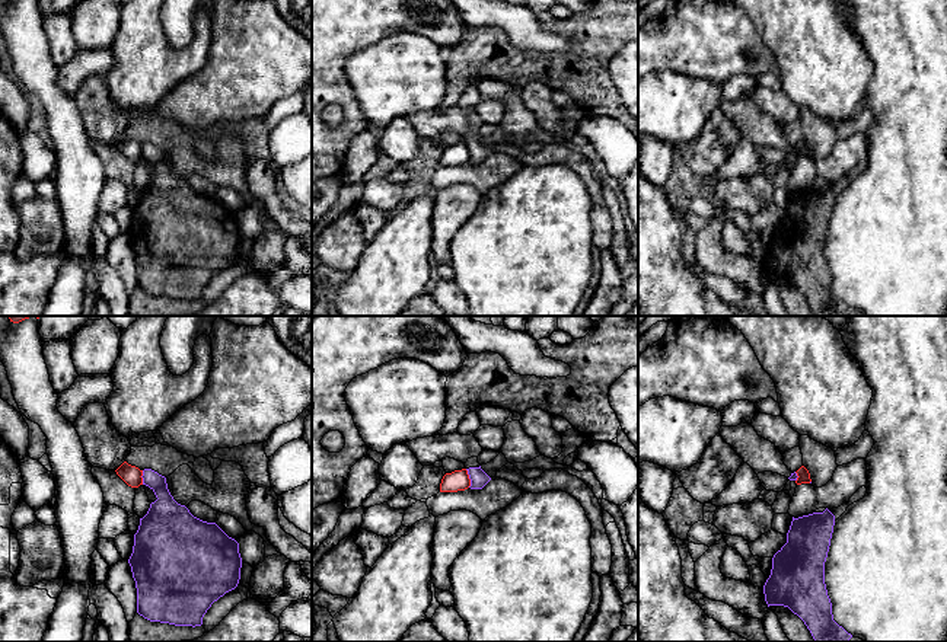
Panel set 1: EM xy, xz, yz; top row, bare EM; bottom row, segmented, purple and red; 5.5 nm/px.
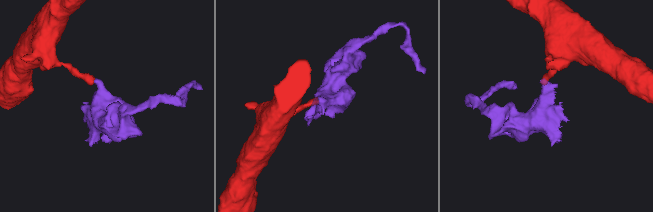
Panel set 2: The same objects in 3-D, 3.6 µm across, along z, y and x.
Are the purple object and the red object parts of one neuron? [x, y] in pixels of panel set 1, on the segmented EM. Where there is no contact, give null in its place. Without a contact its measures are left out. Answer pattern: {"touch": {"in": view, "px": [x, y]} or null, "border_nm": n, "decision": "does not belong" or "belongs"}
{"touch": {"in": "xz", "px": [469, 478]}, "border_nm": 110, "decision": "does not belong"}

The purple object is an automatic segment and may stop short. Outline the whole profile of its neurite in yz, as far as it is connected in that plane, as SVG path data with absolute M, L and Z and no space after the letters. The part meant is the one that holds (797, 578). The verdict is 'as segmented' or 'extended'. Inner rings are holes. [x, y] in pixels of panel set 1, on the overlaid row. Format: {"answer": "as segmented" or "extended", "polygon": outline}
{"answer": "extended", "polygon": "M862 486L838 508L793 517L787 543L772 558L771 575L763 585L768 607L788 607L804 622L816 642L848 642L852 638L833 620L825 562L835 521L865 494Z"}

